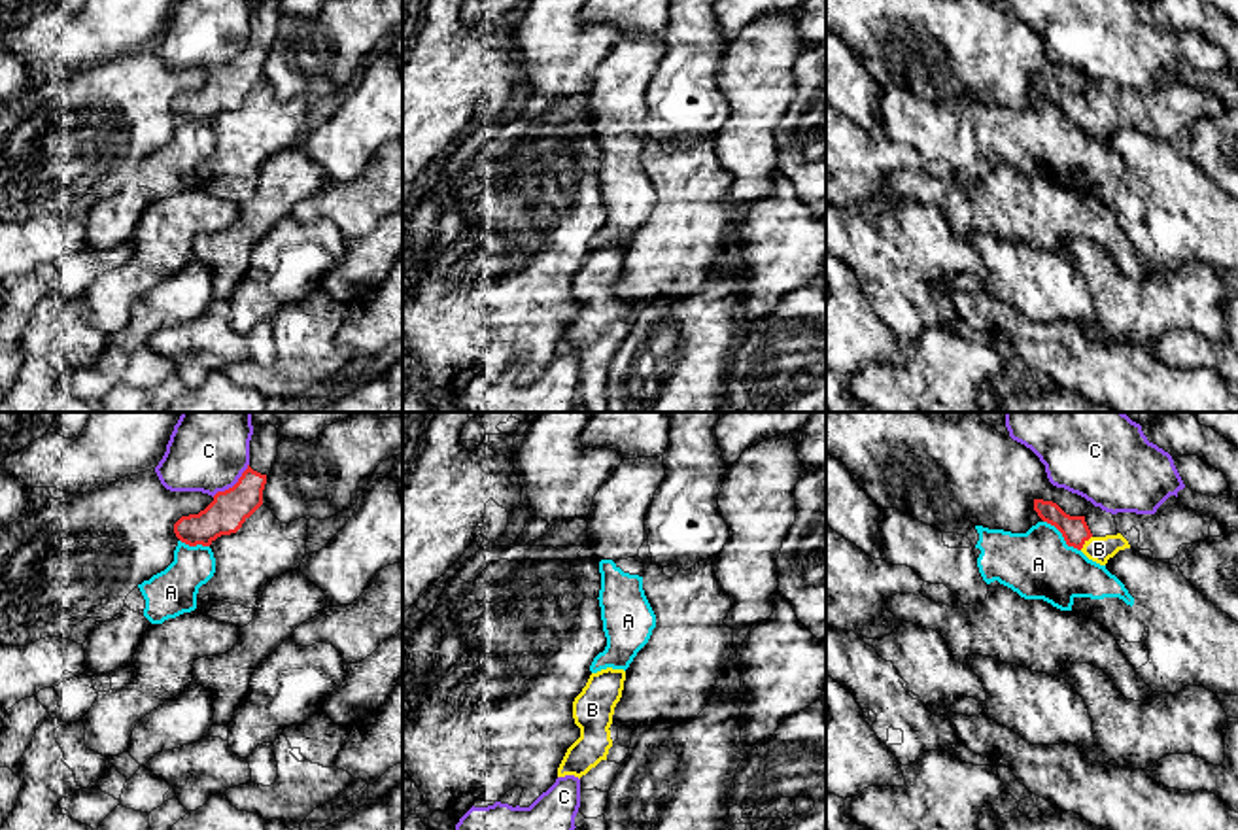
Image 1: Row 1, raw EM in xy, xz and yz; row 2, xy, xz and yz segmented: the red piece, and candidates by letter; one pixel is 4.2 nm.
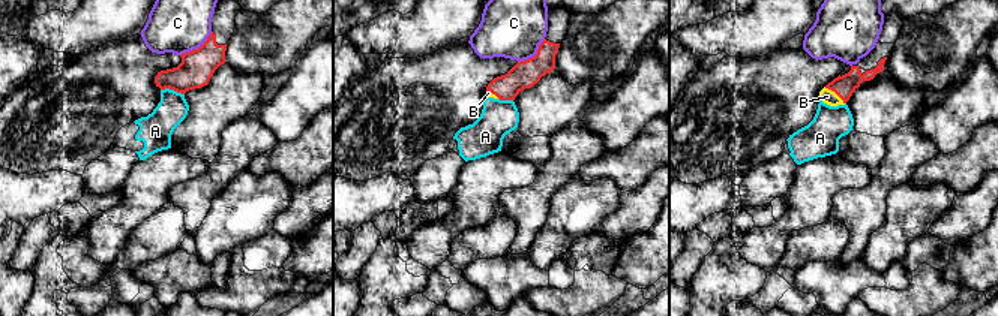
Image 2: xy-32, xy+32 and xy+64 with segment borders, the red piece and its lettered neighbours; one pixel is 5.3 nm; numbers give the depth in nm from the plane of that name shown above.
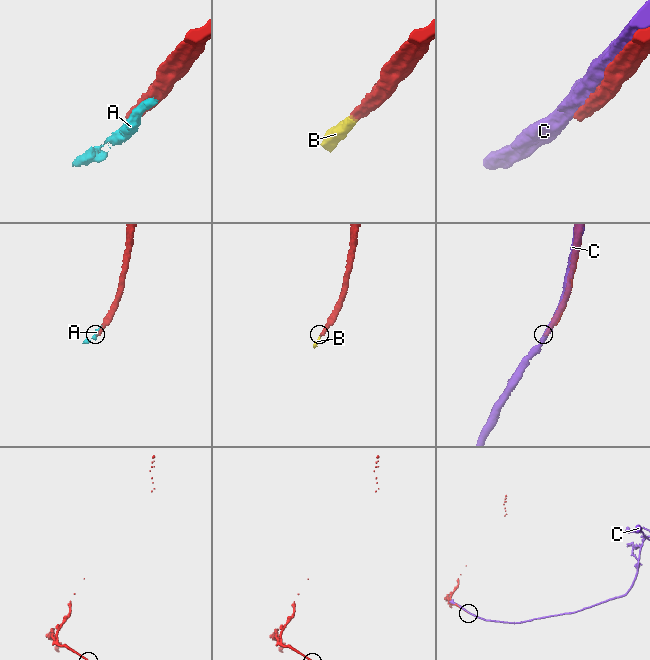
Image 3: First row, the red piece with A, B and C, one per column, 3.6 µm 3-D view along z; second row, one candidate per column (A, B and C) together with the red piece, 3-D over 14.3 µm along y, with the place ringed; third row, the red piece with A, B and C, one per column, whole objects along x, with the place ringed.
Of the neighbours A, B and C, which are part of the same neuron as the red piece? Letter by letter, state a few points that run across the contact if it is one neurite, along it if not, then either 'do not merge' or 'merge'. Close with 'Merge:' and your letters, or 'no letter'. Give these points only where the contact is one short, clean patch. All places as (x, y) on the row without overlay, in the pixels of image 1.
A: do not merge
B: line yz (1074, 106), (1083, 120), (1099, 125); merge
C: do not merge
Merge: B

